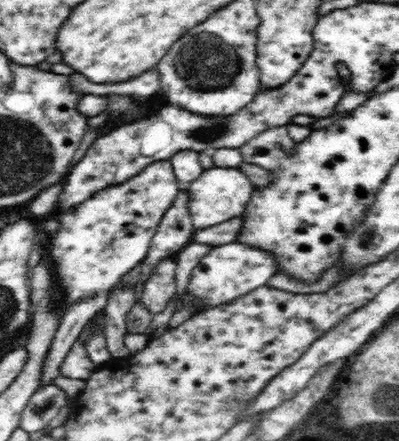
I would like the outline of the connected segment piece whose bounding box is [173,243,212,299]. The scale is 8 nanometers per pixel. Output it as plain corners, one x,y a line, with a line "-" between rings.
191,243
182,250
179,250
174,256
173,259
176,263
176,298
180,299
187,292
192,271
198,266
200,260
210,252
211,248
210,245

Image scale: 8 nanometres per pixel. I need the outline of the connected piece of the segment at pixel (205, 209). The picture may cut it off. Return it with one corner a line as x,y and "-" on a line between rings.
212,167
204,170
196,180
184,185
189,192
187,209
195,229
205,229
234,217
240,217
249,203
253,182
238,168

